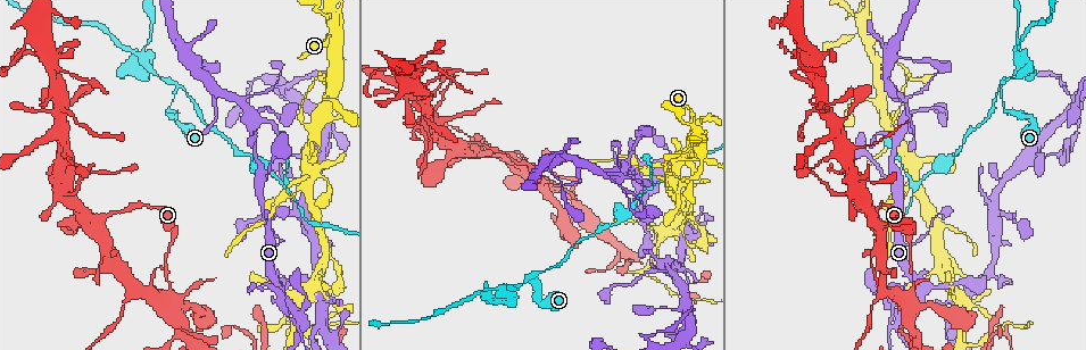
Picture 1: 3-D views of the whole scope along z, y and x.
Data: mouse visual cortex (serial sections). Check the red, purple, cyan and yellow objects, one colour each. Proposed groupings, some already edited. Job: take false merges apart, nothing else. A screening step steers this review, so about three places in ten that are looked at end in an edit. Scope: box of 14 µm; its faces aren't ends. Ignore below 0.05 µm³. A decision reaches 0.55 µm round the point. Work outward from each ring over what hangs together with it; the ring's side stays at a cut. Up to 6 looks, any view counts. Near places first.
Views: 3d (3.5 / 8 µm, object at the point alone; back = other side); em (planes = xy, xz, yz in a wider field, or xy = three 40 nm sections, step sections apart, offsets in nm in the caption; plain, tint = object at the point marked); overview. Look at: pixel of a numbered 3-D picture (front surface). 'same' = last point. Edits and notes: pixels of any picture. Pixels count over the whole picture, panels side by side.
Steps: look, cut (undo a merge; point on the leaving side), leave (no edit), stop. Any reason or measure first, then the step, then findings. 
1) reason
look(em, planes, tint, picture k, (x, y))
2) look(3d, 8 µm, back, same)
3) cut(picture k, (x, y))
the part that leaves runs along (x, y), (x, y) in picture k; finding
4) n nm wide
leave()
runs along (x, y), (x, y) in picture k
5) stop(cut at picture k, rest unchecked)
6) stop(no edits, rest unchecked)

a narrow waist
look(3d, 8 µm, picture 1, (540, 271))

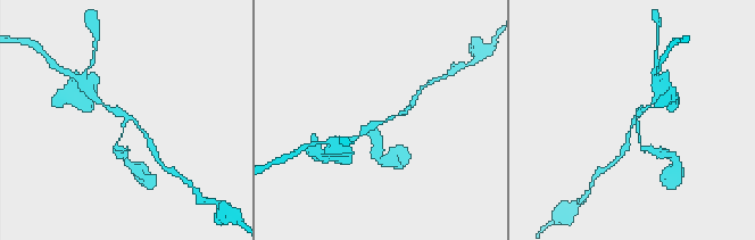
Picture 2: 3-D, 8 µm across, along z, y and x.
closer look
look(3d, 3.5 µm, picture 2, (125, 123))

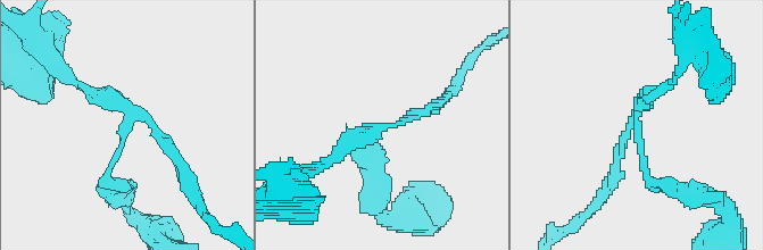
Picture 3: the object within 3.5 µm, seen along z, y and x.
3 arms; arms of 150, 150, 200 nm; shape alone is not enough
look(em, xy, step 2, tint, picture 3, (638, 128))

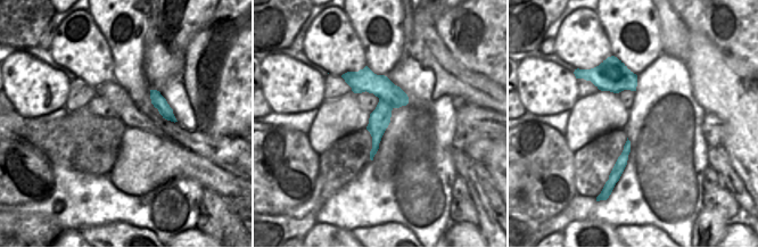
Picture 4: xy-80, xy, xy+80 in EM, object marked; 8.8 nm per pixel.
220 nm wide
leave()
runs along (107, 184), (129, 111), (83, 86) in picture 3; one cell here

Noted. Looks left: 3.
thin neck
look(3d, 3.5 µm, picture 1, (508, 292))

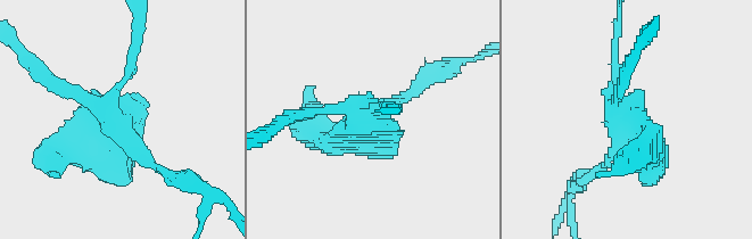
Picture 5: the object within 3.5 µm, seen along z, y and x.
look(em, xy, step 3, tint, picture 5, (369, 113))

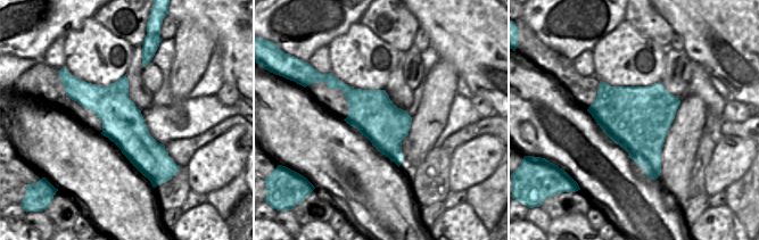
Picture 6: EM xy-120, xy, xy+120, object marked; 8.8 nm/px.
leave()
runs along (162, 170), (99, 102), (50, 79) in picture 5; all the same cell

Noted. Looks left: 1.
look(3d, 3.5 µm, back, picture 1, (246, 100))

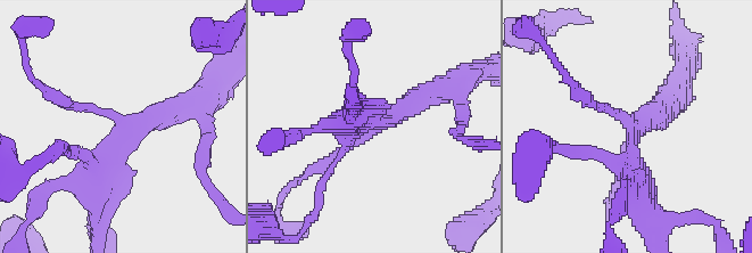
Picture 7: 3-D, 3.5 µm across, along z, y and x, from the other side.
leave()
runs along (635, 182), (629, 127), (586, 99) in picture 7; all the same cell

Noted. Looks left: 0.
stop(no edits, rest unchecked)

